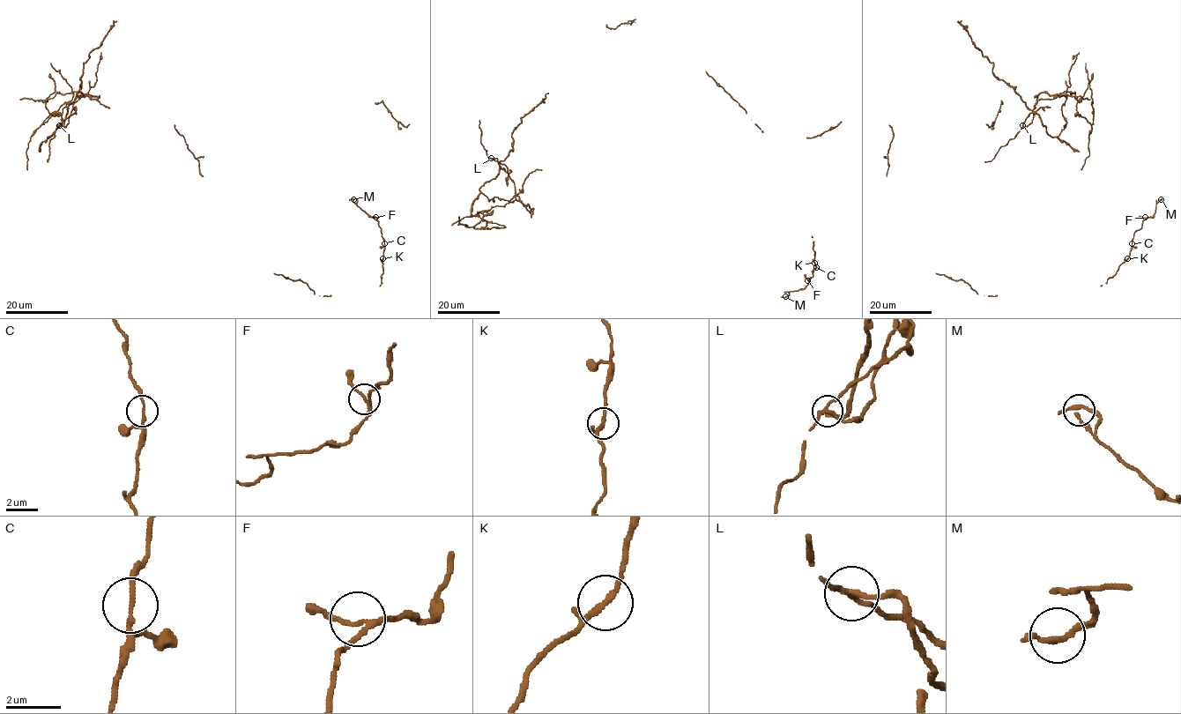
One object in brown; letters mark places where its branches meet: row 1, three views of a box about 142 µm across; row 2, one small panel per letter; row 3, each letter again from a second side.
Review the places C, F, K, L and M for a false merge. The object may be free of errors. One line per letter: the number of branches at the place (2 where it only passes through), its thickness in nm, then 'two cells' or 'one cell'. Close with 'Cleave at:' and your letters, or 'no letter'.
C: 3 branches meet; 120 nm thick; one cell
F: 3 branches meet; 150 nm thick; one cell
K: 3 branches meet; 180 nm thick; one cell
L: 3 branches meet; 180 nm thick; two cells
M: 2 branches meet; 200 nm thick; one cell
Cleave at: L

